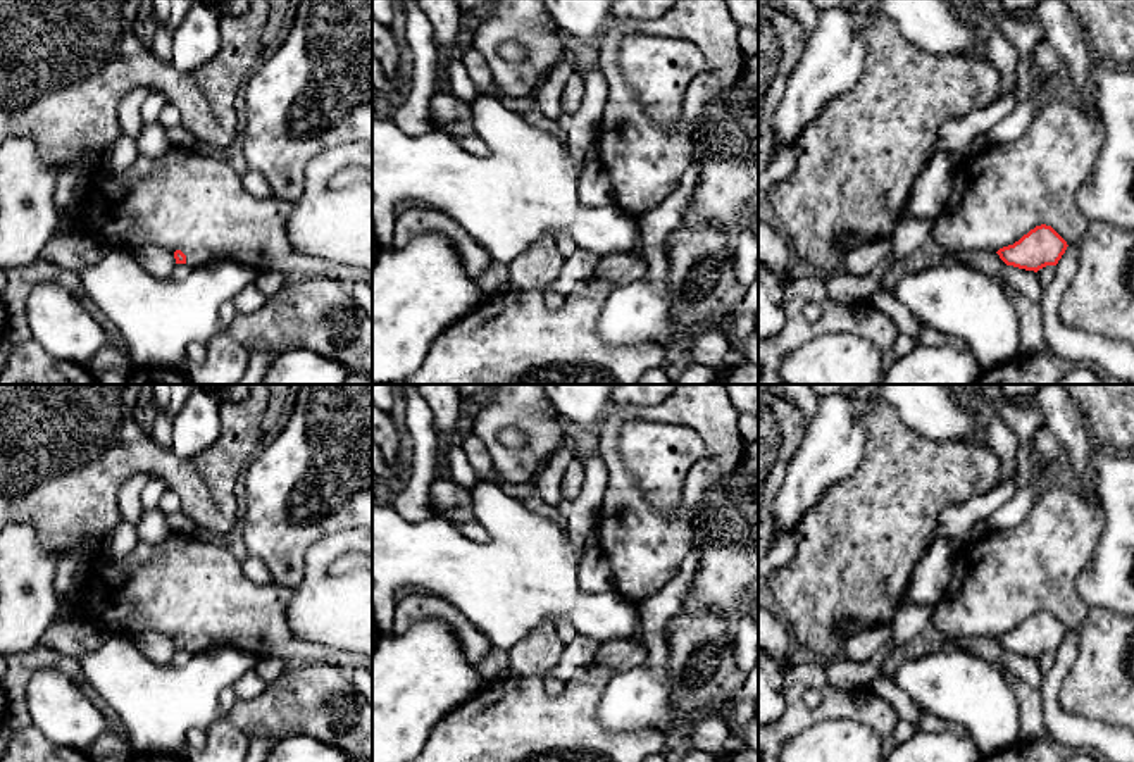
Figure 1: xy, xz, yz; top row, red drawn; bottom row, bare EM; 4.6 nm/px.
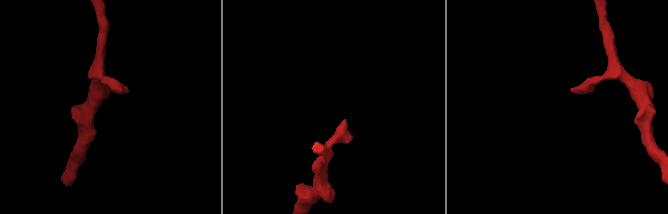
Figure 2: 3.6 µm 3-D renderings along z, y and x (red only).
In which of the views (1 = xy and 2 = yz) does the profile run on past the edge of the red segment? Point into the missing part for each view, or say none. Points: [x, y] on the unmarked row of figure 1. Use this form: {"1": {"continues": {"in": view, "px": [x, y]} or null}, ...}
{"1": {"continues": null}, "2": {"continues": null}}

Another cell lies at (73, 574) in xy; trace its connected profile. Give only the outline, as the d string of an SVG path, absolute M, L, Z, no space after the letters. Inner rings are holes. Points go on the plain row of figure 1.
M86 555L79 559L62 560L57 567L55 593L59 610L69 610L69 622L88 622L84 614L79 610L84 586L93 572L97 555Z

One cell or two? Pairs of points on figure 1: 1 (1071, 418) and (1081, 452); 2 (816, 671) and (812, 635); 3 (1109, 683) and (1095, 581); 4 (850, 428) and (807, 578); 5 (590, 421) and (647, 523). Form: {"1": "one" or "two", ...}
{"1": "one", "2": "two", "3": "two", "4": "two", "5": "two"}

